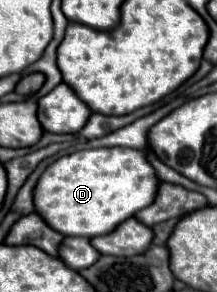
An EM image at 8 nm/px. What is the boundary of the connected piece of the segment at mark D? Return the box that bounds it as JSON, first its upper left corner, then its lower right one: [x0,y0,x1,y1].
[37,148,159,236]

